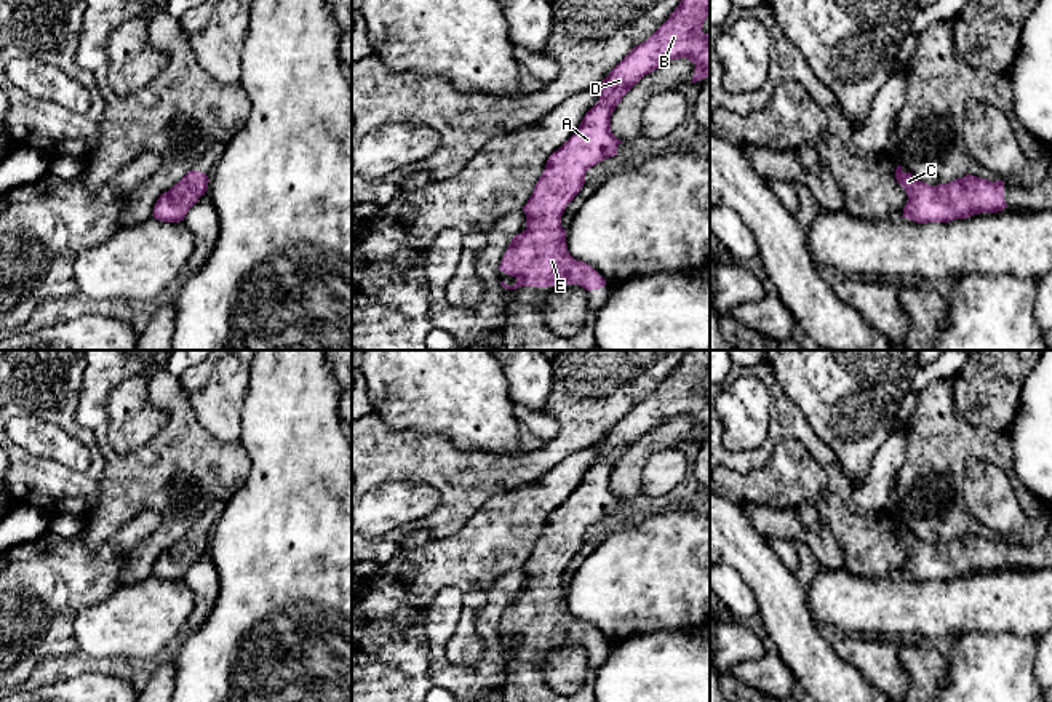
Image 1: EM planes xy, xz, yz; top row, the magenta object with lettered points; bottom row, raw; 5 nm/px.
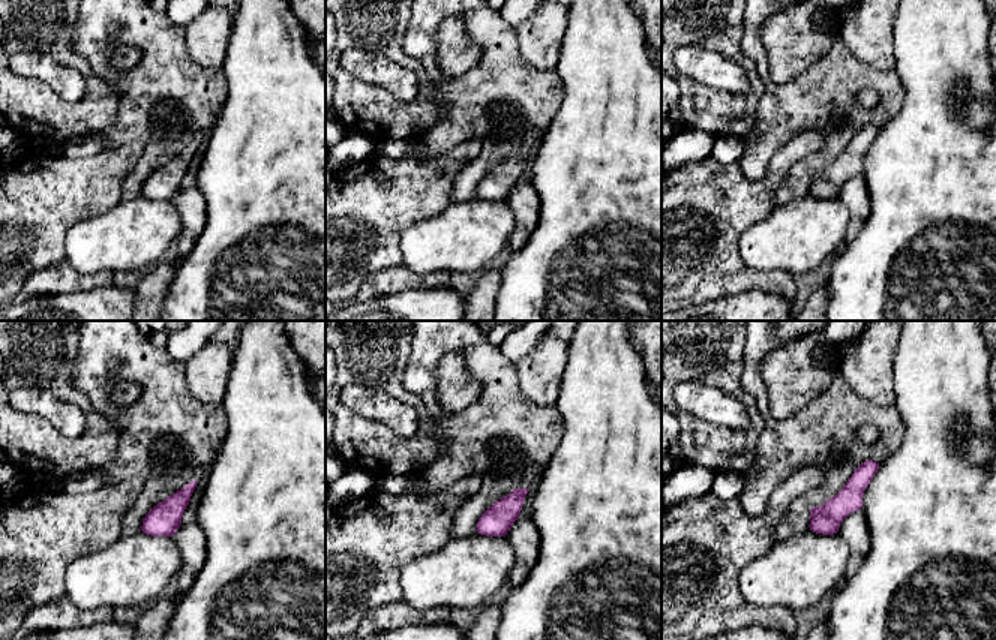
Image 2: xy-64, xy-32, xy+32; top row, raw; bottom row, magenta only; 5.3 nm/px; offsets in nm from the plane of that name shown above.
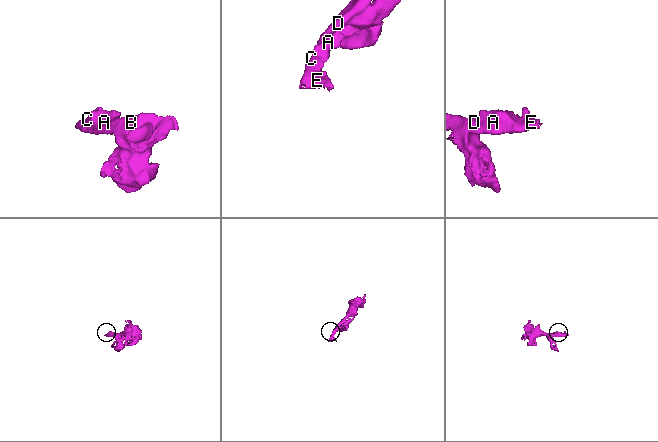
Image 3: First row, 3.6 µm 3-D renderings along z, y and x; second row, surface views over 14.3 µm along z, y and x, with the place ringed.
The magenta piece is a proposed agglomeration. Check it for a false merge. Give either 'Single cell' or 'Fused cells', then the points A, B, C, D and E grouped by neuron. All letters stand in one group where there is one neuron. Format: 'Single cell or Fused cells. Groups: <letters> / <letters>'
Single cell. Groups: A B C D E

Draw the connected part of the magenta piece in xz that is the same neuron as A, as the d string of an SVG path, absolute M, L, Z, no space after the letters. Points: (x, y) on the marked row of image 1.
M681 0L670 18L603 80L600 101L585 114L574 134L548 157L532 195L523 206L526 229L512 238L499 265L499 270L515 277L516 283L508 286L500 281L502 288L604 288L606 280L592 265L569 254L561 216L584 187L585 173L617 155L622 141L611 133L611 115L644 75L681 58L695 64L691 83L710 75L710 34L702 32L708 11L710 0Z

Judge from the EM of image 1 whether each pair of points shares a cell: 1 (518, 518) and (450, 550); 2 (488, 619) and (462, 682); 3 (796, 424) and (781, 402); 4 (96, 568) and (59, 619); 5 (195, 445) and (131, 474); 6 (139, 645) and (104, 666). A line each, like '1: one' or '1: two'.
1: one
2: one
3: one
4: one
5: one
6: two

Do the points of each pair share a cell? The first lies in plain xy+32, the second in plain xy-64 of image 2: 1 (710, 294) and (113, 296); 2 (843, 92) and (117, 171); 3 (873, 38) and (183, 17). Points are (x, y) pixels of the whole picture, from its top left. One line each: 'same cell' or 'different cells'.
1: different cells
2: different cells
3: different cells

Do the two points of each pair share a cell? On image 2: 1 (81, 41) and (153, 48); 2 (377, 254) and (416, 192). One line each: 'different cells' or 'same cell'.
1: same cell
2: same cell

